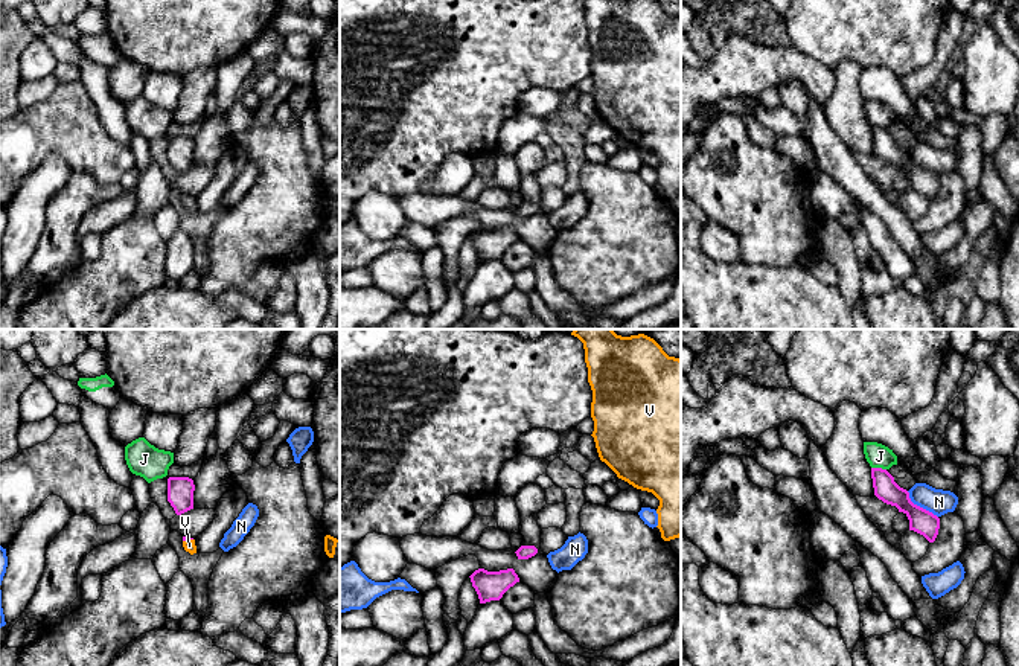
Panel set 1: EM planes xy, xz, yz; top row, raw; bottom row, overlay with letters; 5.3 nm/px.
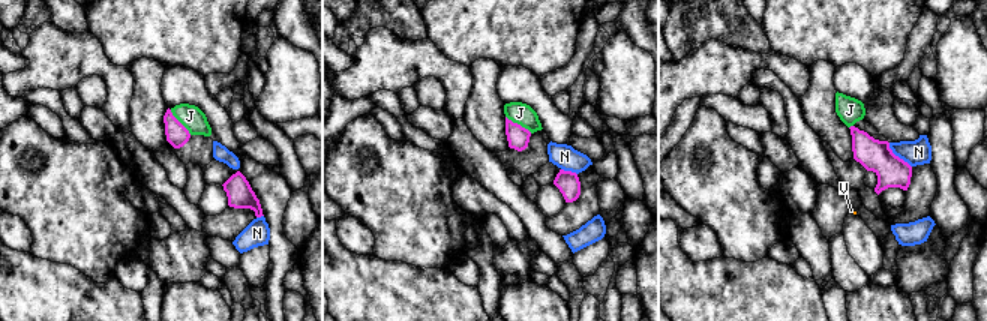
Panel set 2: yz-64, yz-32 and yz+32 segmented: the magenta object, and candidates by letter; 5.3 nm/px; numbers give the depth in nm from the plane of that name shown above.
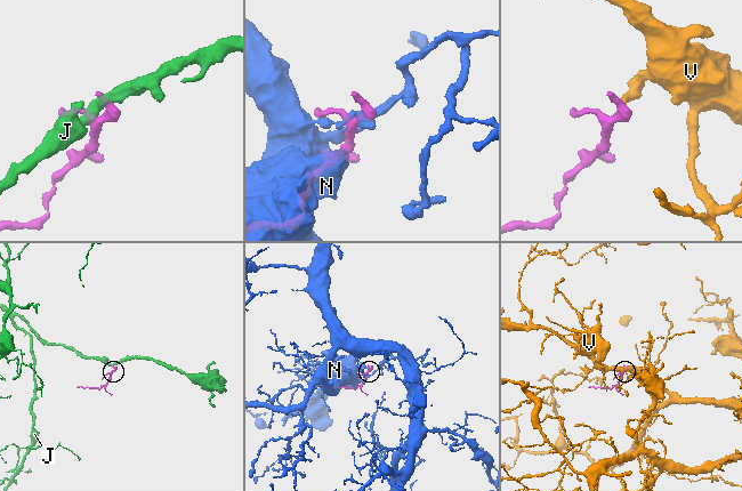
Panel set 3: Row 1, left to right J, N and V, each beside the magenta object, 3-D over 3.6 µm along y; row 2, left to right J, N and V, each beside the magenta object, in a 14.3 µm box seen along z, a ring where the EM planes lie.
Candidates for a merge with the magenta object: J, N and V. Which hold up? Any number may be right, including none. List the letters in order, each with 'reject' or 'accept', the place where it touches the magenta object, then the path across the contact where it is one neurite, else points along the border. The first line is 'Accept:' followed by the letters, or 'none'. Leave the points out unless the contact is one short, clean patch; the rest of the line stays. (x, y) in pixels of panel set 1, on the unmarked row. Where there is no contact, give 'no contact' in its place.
Accept: V
J: reject | yz (879, 127) | along yz (872, 125), (885, 128)
N: reject | yz (919, 165)
V: accept | xy (188, 197) | across xy (185, 197), (188, 197), (189, 204)

